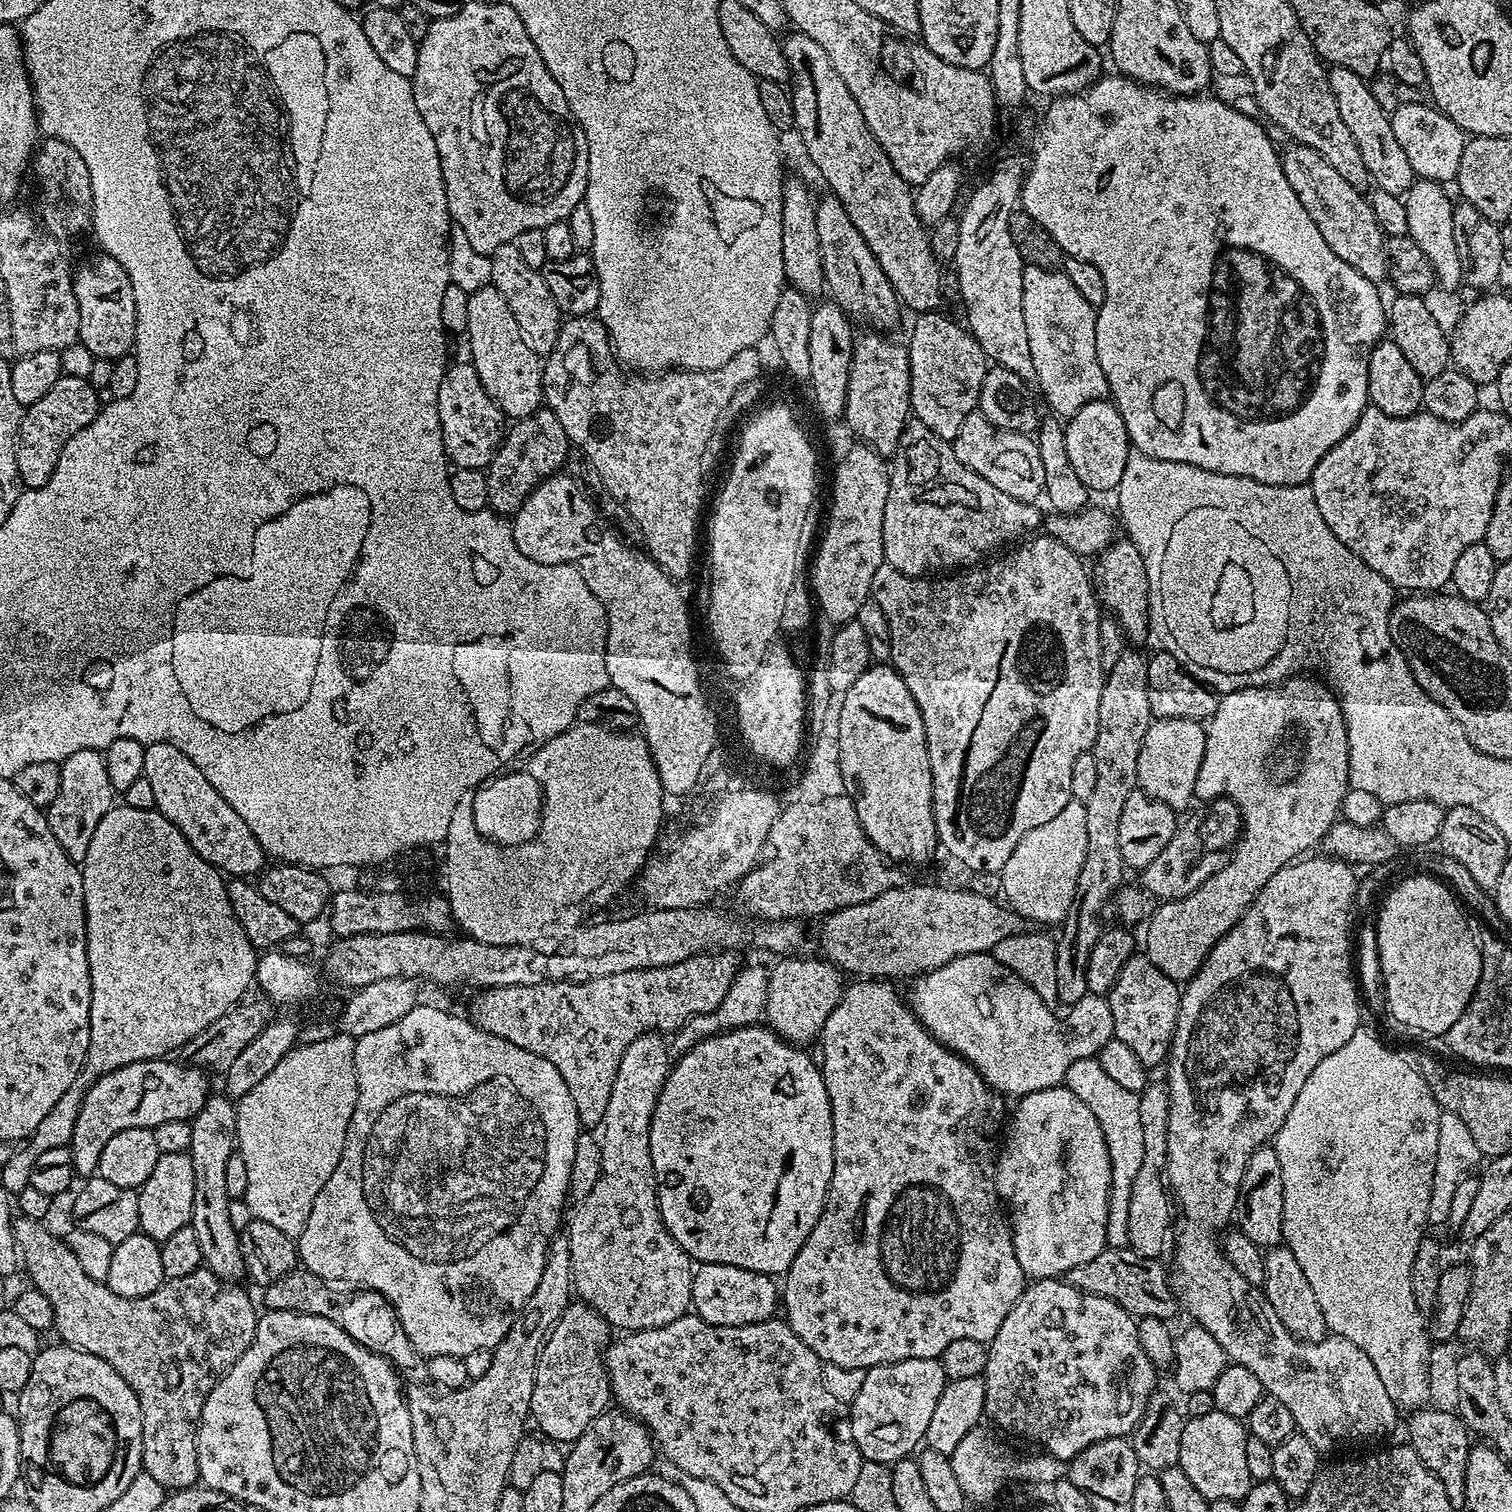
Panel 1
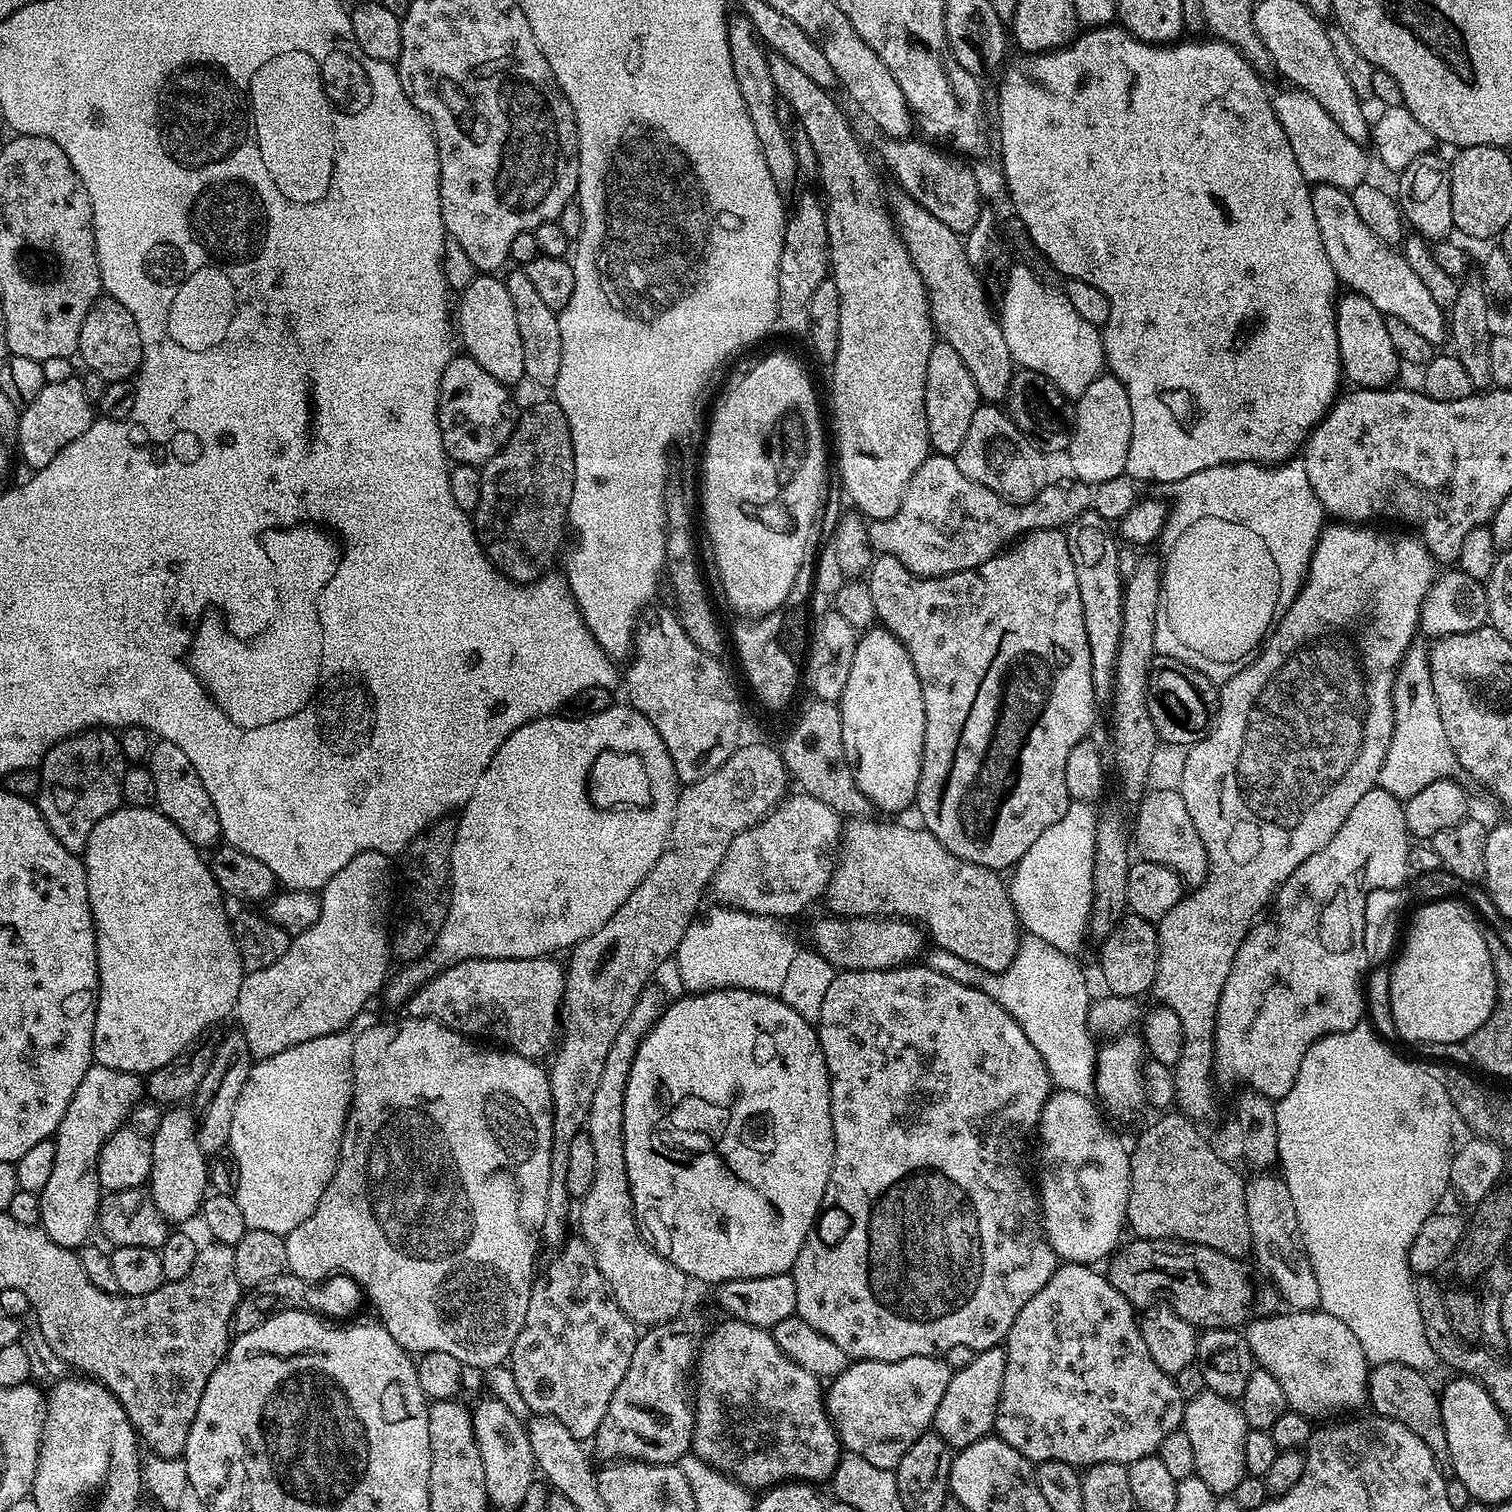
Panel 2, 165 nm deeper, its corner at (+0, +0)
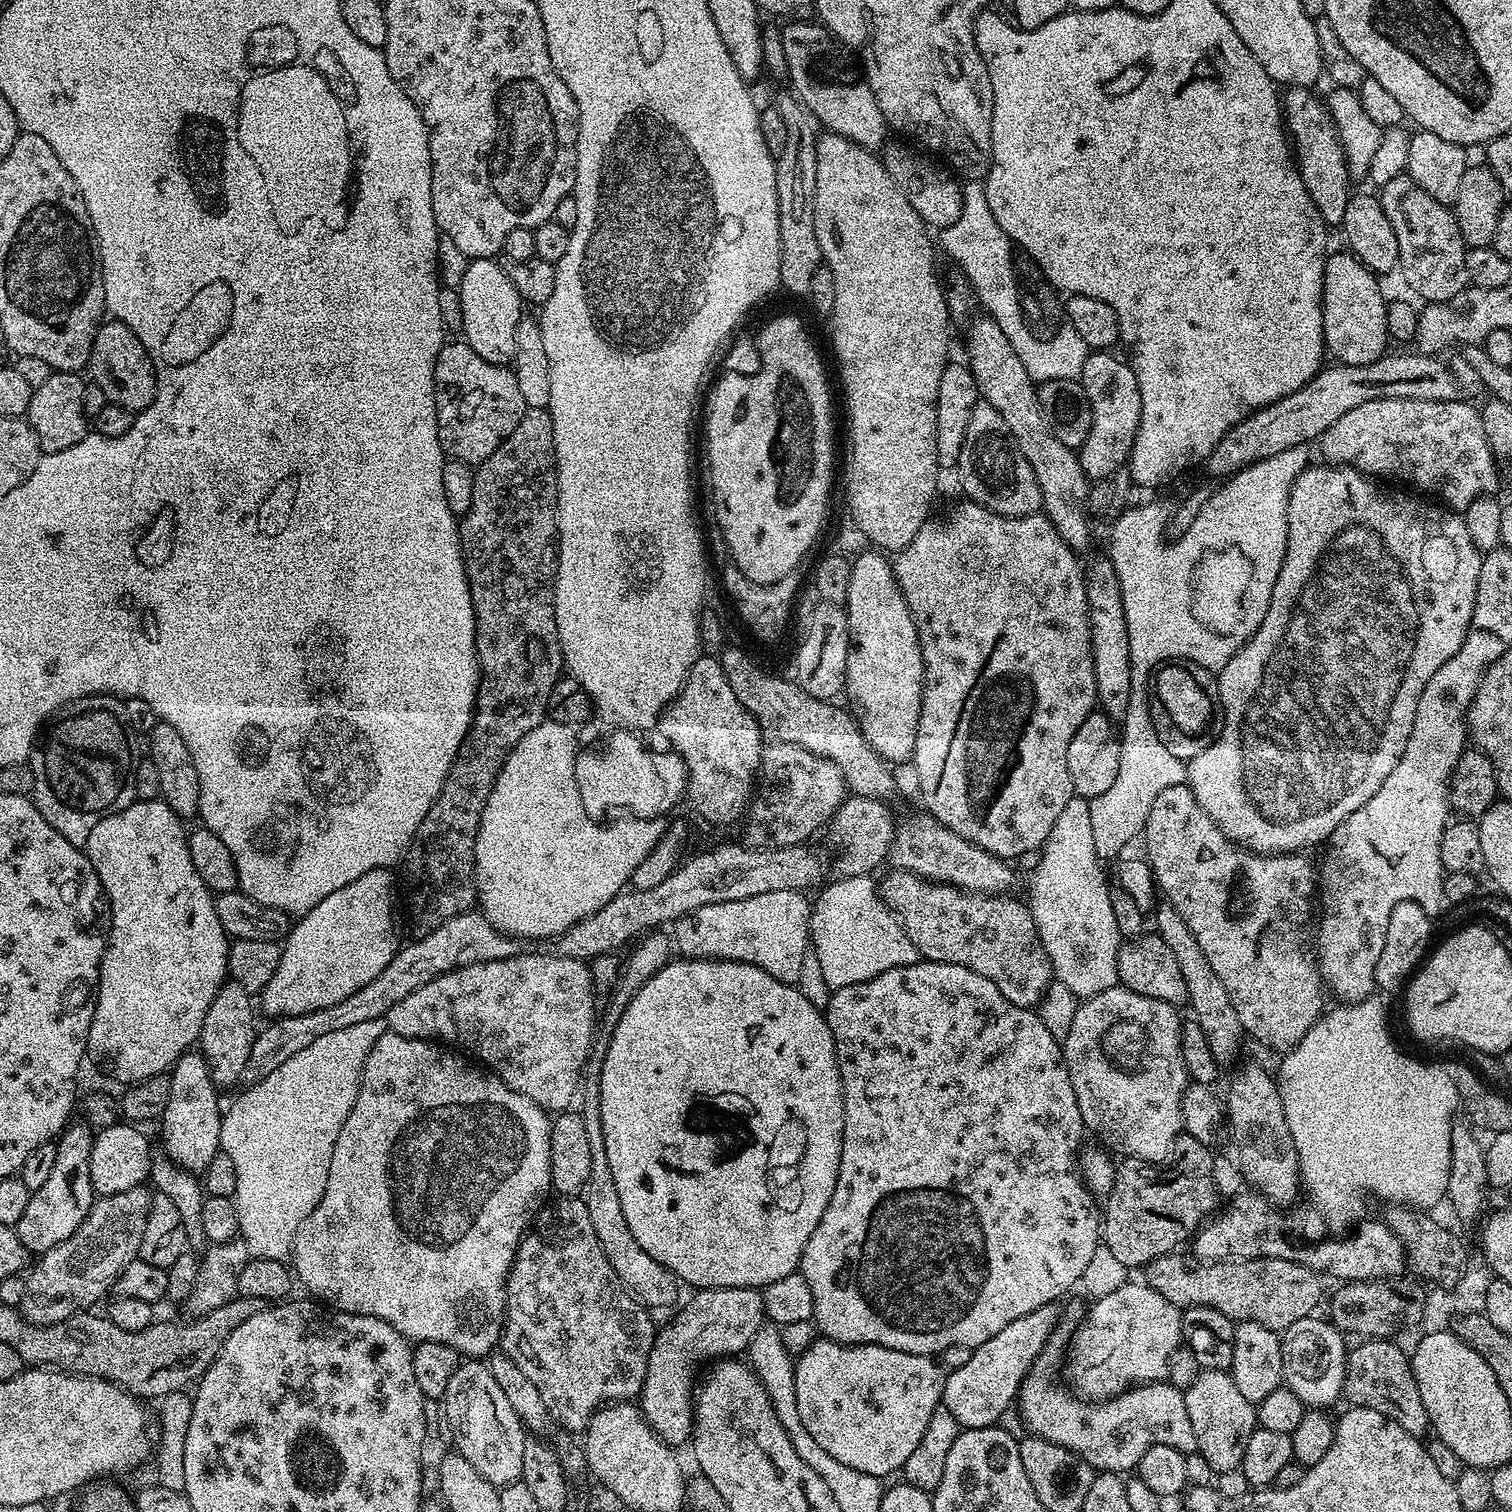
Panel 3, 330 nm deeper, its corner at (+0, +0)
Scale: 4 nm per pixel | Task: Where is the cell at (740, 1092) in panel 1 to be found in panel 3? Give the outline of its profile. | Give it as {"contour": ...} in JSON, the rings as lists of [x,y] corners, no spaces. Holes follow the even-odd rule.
{"contour":[[[676,958],[658,970],[652,978],[637,991],[632,1000],[625,1006],[619,1016],[614,1030],[614,1038],[610,1038],[610,1046],[606,1050],[606,1058],[602,1062],[600,1075],[600,1113],[602,1114],[602,1138],[606,1142],[606,1162],[610,1162],[610,1174],[614,1174],[614,1187],[618,1190],[618,1198],[622,1202],[622,1214],[626,1217],[626,1226],[630,1226],[630,1234],[634,1234],[634,1242],[654,1258],[666,1270],[675,1274],[677,1281],[693,1284],[693,1289],[702,1288],[763,1288],[770,1282],[778,1282],[778,1278],[786,1278],[786,1274],[797,1271],[800,1259],[806,1250],[806,1242],[810,1242],[810,1234],[814,1234],[814,1226],[826,1214],[826,1206],[830,1202],[830,1194],[834,1194],[834,1186],[838,1178],[838,1166],[842,1154],[842,1134],[844,1133],[844,1097],[840,1091],[840,1071],[836,1061],[836,1043],[830,1034],[830,1026],[825,1013],[815,1008],[800,993],[795,983],[784,983],[778,978],[760,969],[755,964],[738,962],[737,960],[694,960]]]}

